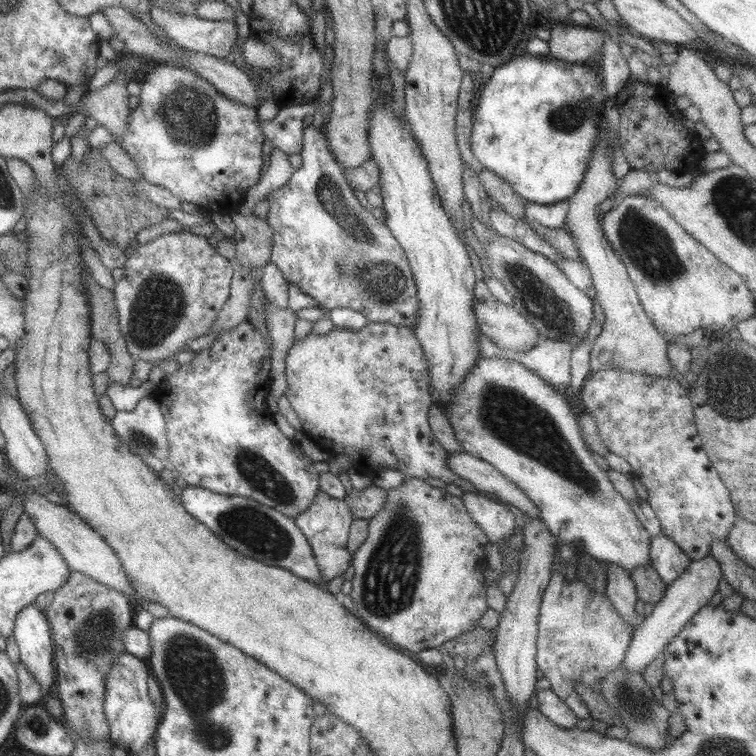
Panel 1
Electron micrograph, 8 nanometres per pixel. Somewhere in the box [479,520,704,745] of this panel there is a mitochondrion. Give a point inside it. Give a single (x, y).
(635, 704)

